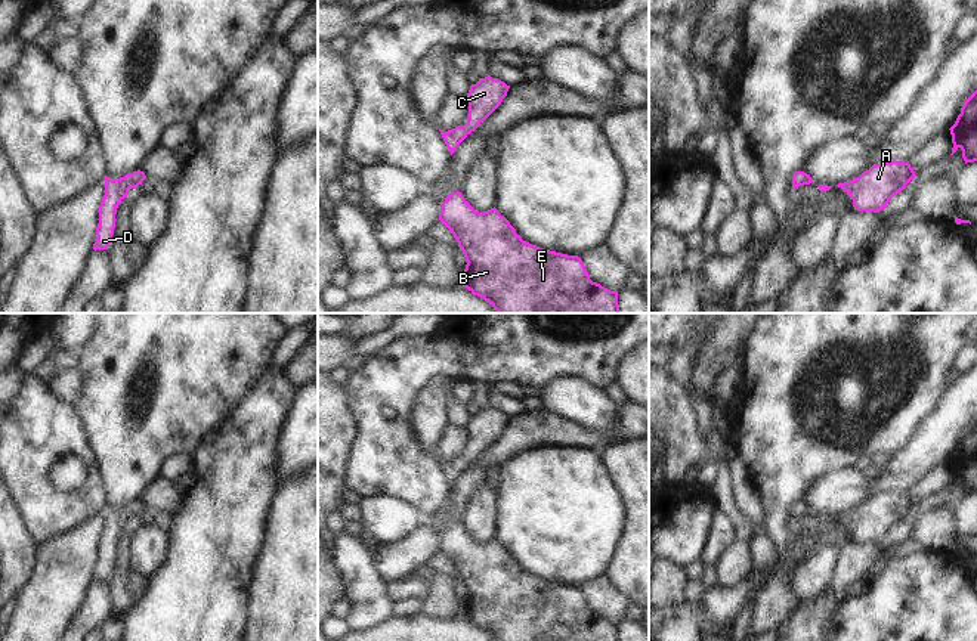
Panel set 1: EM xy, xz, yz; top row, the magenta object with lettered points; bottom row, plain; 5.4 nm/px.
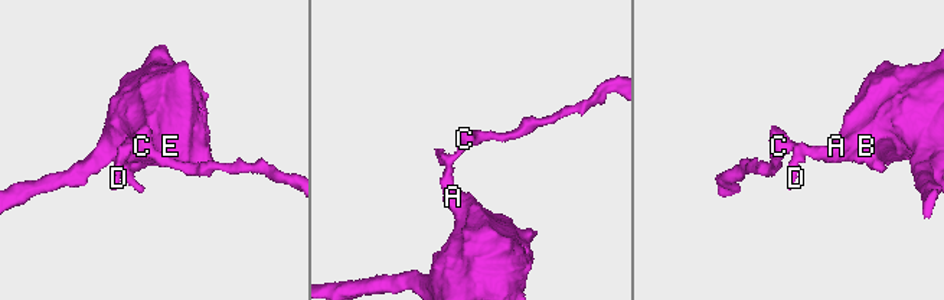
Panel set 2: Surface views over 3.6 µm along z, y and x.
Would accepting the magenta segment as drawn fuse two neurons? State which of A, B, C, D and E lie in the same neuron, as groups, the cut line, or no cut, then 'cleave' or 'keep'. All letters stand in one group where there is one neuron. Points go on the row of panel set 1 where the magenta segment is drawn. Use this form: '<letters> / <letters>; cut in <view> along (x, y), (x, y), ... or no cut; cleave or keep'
A B C D E; no cut; keep

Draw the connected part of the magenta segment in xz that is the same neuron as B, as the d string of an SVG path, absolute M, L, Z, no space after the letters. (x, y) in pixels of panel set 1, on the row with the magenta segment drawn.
M452 192L442 202L439 220L451 230L466 257L463 287L488 301L497 313L619 313L618 292L593 282L578 256L542 250L523 241L495 207L479 213L461 192Z

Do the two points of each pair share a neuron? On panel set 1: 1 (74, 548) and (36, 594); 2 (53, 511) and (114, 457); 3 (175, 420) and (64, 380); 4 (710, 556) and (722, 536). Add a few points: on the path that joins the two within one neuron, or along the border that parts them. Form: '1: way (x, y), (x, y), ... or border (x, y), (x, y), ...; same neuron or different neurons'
1: way (68, 560), (48, 582); same neuron
2: border (87, 437), (89, 448), (95, 454), (107, 504); different neurons
3: border (76, 368), (82, 378), (82, 389), (73, 403); different neurons
4: way (713, 551), (719, 541); same neuron

